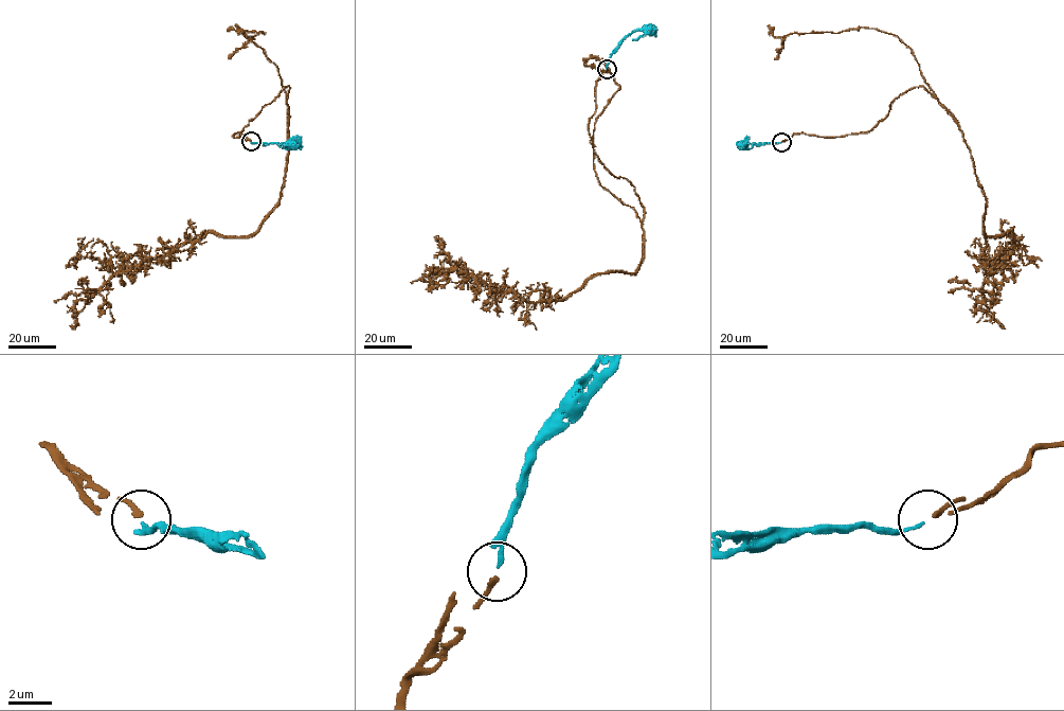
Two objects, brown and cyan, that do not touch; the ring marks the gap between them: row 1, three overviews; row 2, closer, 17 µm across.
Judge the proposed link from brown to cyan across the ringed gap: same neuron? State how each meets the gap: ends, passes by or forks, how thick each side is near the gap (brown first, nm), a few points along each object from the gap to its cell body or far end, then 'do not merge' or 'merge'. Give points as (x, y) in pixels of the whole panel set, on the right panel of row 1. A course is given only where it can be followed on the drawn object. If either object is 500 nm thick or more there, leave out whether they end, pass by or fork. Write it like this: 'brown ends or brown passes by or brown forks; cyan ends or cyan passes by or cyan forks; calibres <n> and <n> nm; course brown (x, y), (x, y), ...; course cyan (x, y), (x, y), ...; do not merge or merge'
brown ends; cyan ends; calibres 200 and 140 nm; course brown (781, 141), (870, 130), (916, 87), (937, 99), (970, 149), (984, 232), (1014, 246), (976, 322); course cyan (781, 142), (742, 145); merge

